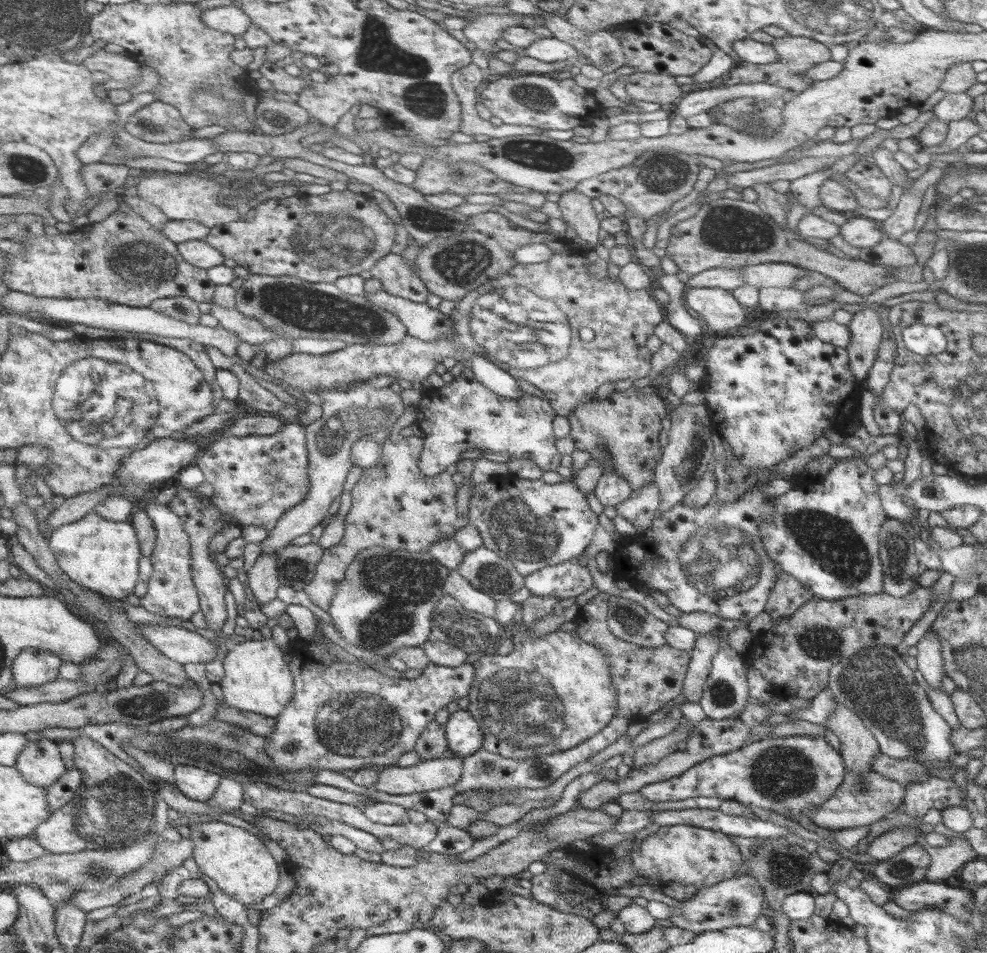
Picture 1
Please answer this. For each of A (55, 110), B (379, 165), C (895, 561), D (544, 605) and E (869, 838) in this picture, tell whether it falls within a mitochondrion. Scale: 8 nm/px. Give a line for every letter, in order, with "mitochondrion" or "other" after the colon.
A: other
B: other
C: mitochondrion
D: other
E: other

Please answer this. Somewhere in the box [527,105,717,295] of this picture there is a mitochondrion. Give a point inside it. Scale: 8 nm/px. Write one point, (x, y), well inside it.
(663, 175)

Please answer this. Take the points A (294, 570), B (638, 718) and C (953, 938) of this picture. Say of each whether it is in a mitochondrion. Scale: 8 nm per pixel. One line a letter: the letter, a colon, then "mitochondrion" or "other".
A: mitochondrion
B: other
C: mitochondrion

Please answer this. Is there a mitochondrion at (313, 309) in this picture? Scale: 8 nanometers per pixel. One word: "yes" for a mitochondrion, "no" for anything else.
yes

